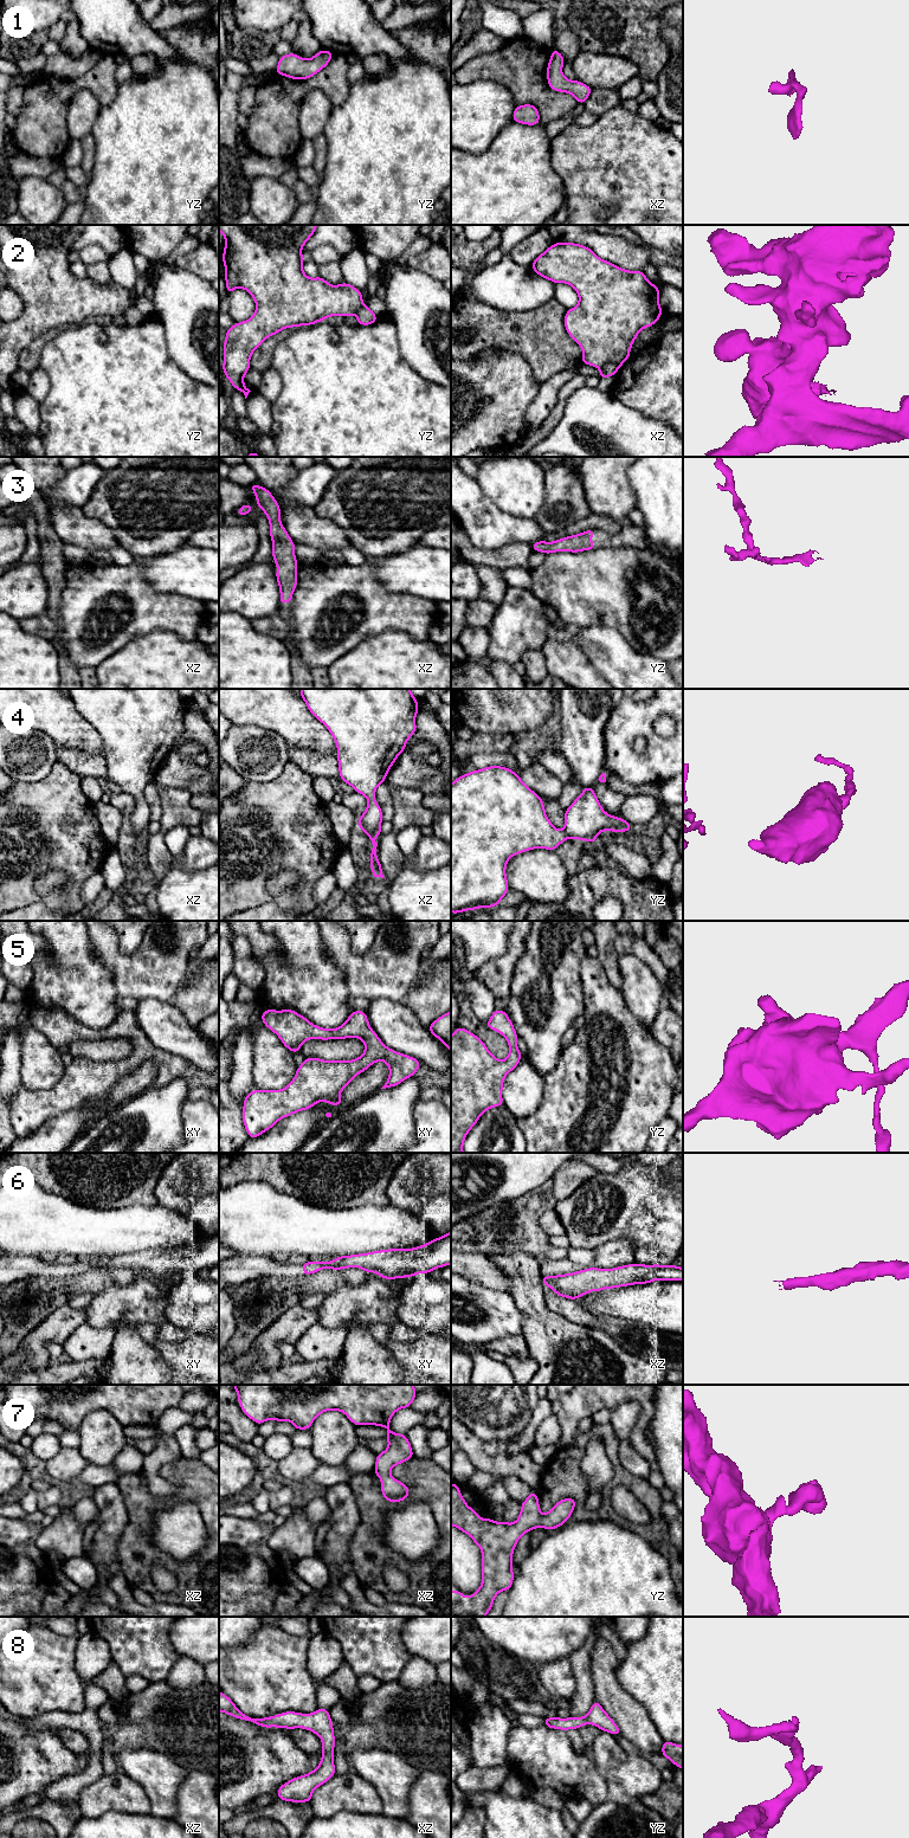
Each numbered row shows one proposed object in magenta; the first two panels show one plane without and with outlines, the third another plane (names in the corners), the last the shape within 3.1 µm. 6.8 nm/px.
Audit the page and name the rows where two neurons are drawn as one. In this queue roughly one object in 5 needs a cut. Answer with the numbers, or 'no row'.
2

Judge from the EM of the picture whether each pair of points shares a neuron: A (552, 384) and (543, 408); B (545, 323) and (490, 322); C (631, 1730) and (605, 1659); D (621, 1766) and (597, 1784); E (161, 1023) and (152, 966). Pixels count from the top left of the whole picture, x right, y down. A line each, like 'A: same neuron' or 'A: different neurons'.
A: same neuron
B: same neuron
C: same neuron
D: different neurons
E: different neurons

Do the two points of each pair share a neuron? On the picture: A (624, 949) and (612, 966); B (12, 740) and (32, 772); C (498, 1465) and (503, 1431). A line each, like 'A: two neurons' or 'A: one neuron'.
A: two neurons
B: one neuron
C: two neurons

